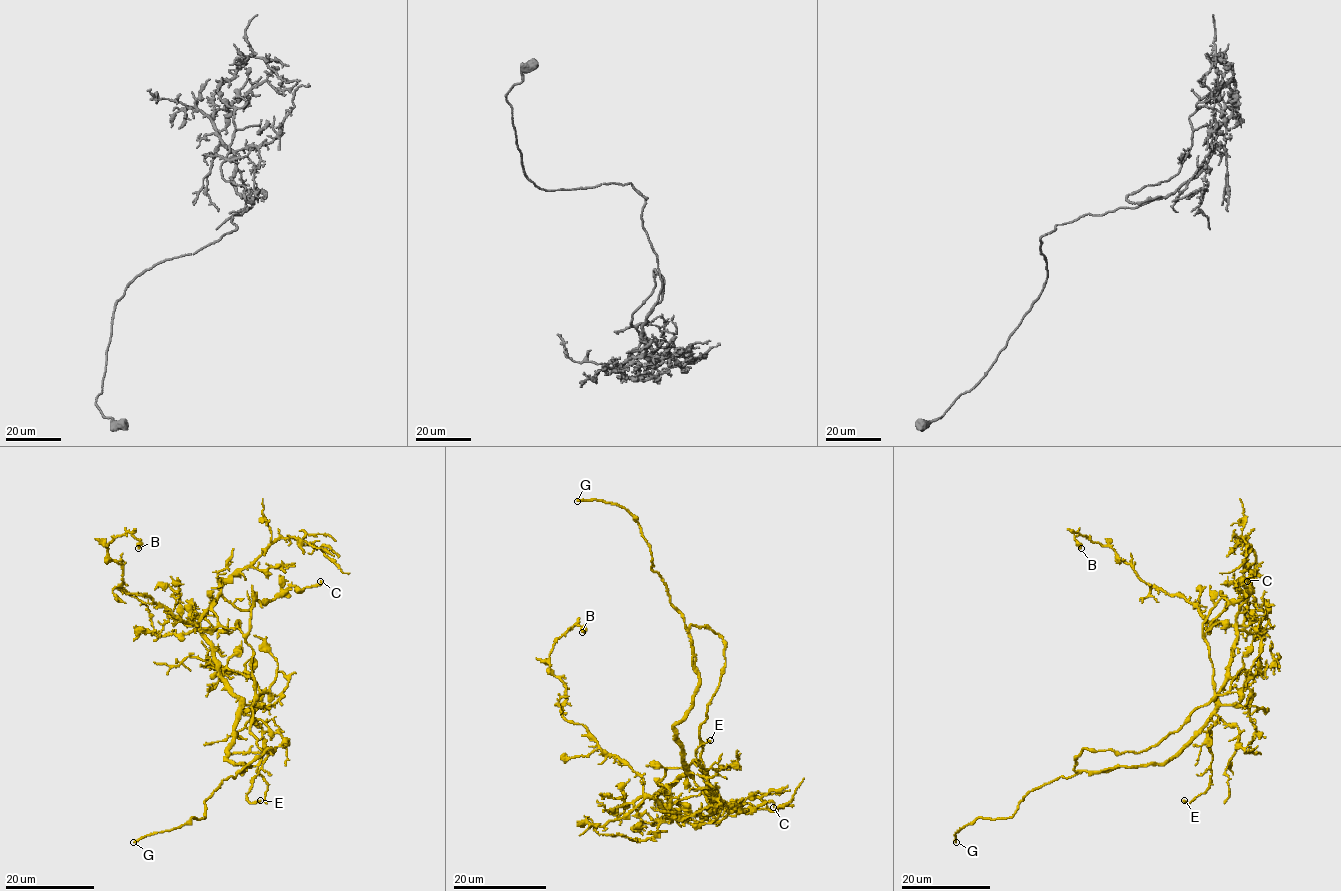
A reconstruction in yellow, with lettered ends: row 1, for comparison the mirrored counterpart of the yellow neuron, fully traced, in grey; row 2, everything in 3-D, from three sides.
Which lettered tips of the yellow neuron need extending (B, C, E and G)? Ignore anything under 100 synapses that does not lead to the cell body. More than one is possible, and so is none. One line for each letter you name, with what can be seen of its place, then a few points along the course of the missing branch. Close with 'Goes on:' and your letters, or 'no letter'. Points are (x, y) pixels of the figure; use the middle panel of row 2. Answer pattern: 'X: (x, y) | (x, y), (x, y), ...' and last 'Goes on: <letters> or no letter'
G: (577, 501)
Goes on: G

